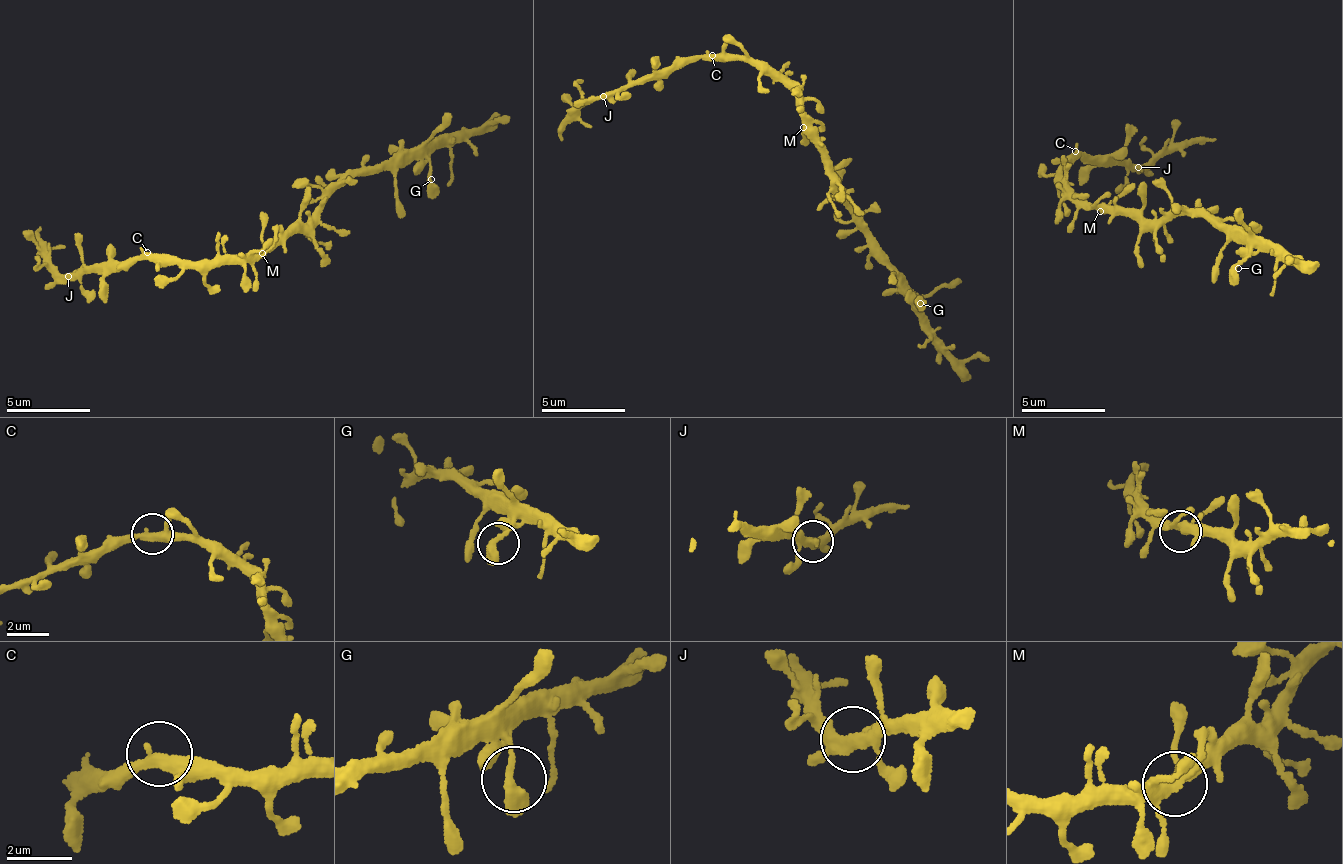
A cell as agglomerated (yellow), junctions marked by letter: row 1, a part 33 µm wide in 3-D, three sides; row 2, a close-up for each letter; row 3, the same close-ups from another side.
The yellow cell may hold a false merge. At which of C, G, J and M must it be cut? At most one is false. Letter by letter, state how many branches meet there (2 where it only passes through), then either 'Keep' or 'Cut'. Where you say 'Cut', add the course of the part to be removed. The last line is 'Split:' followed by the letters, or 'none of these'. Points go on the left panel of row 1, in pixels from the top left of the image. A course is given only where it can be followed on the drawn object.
C: Branches: 3. Keep
G: Branches: 1. Keep
J: Branches: 4. Keep
M: Branches: 4. Keep
Split: none of these

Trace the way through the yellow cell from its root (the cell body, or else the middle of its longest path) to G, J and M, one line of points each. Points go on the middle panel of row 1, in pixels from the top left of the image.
G: (818, 121), (818, 151), (830, 195), (853, 212), (853, 223), (867, 244), (920, 303)
J: (818, 121), (781, 84), (773, 82), (750, 62), (698, 55), (673, 70), (628, 79), (603, 94)
M: (818, 121), (809, 122), (803, 127)

